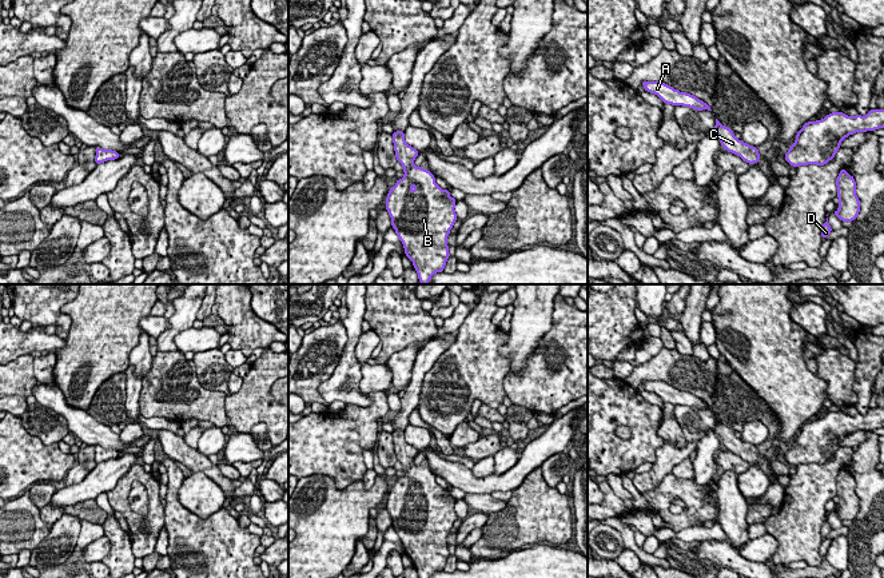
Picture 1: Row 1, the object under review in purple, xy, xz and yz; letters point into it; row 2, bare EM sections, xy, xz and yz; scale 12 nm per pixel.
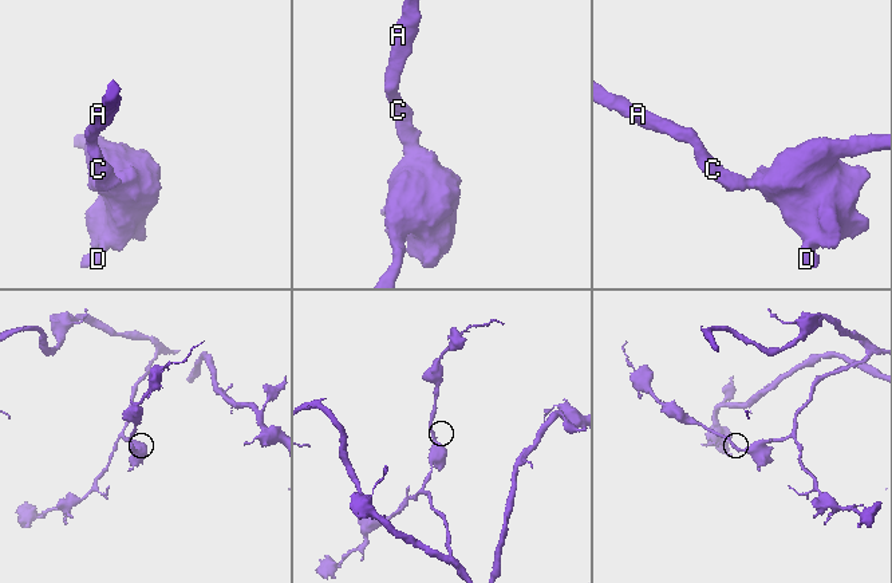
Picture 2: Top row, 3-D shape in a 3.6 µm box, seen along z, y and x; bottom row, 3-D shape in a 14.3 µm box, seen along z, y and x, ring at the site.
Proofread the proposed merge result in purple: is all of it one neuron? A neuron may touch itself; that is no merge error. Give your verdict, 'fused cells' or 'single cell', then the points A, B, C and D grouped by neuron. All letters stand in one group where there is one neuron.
single cell; groups A B C D

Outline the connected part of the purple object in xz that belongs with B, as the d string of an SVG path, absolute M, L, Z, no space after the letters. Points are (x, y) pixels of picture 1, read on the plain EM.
M403 430L393 431L393 442L395 457L403 465L405 475L390 487L386 497L386 510L403 543L405 554L413 561L418 578L431 578L434 573L443 571L450 557L447 535L457 521L454 510L457 499L450 495L449 489L442 489L435 482L435 475L430 469L414 465L419 450L406 442Z

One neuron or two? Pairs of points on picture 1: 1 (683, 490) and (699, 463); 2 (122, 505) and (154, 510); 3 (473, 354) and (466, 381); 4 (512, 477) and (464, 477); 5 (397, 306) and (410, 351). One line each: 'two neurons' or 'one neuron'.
1: two neurons
2: one neuron
3: one neuron
4: one neuron
5: two neurons

